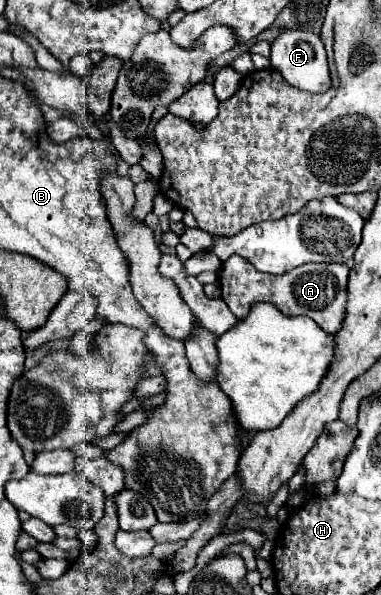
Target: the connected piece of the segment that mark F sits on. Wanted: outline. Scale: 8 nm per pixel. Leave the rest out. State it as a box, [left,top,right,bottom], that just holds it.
[270,29,330,93]

